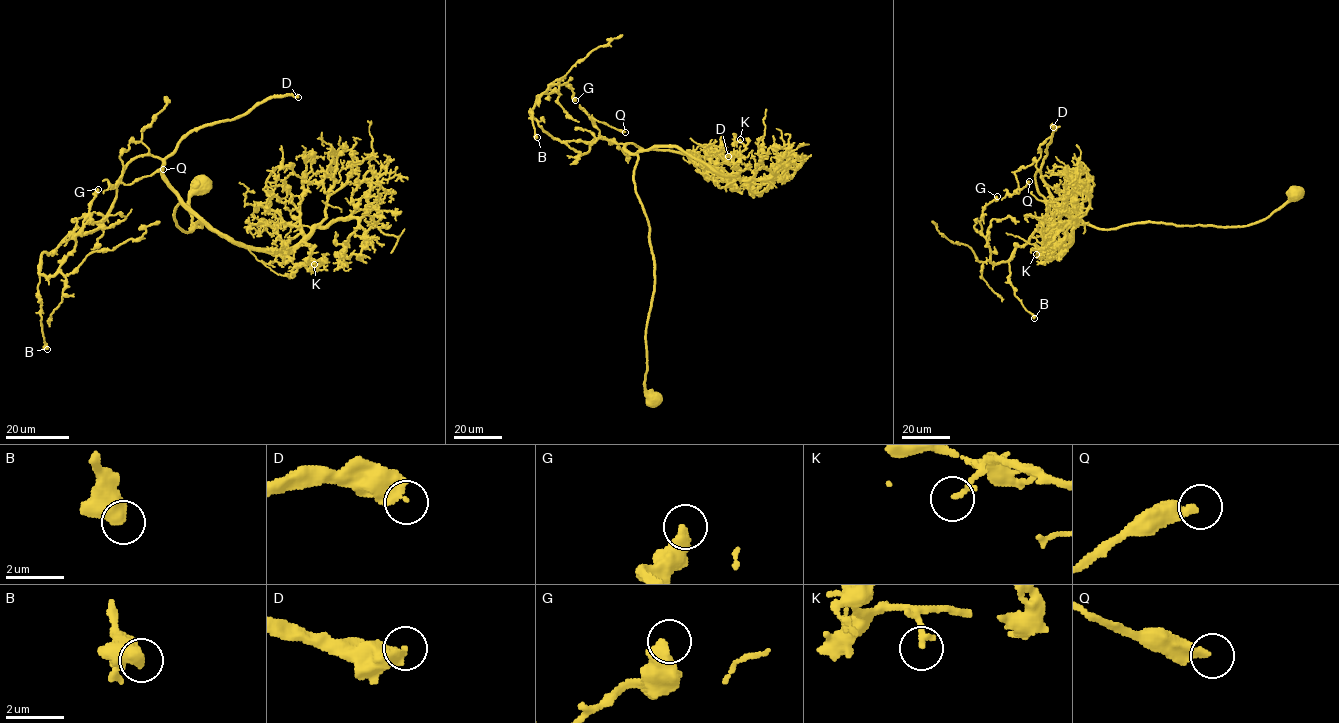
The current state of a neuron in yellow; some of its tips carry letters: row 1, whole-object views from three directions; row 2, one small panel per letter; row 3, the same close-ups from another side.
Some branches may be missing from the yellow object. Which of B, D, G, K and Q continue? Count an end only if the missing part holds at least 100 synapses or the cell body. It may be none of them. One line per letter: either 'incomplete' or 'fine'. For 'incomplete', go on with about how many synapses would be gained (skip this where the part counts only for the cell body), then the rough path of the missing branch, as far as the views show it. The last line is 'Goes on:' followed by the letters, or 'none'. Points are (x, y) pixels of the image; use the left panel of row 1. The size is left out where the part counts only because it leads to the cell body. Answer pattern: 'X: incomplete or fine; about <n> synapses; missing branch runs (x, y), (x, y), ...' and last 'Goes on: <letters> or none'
B: fine
D: incomplete; about 850 synapses
G: fine
K: fine
Q: fine
Goes on: D

